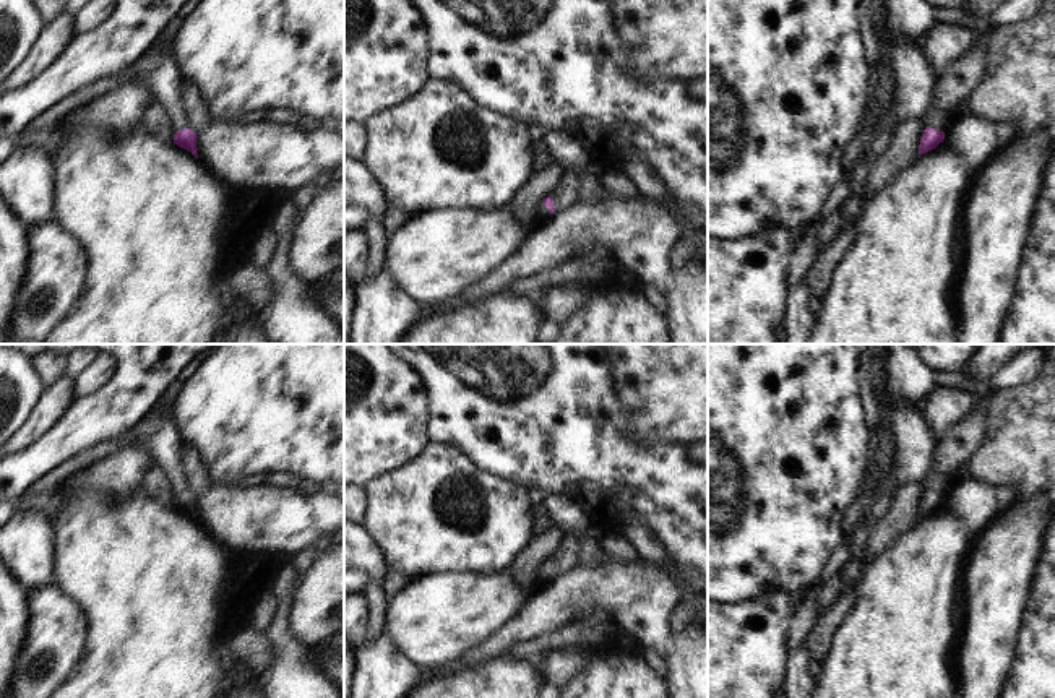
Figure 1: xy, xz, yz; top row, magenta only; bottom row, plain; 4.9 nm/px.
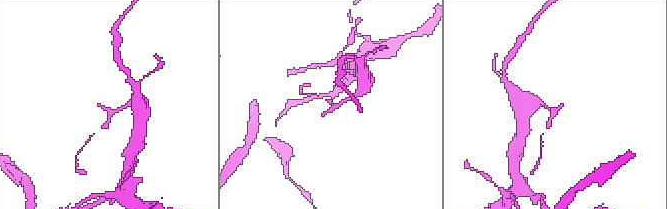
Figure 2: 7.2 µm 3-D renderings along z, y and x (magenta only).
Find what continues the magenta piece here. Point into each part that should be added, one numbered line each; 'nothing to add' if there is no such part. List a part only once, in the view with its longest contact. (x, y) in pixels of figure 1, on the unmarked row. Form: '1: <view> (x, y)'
1: yz (935, 481)

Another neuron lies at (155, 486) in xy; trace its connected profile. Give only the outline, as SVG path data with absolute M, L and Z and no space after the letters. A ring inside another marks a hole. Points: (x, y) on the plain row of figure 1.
M156 464L148 469L146 477L141 482L141 490L161 506L174 506L175 495L162 471Z

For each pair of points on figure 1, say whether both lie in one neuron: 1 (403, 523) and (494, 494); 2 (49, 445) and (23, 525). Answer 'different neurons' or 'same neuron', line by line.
1: same neuron
2: different neurons

